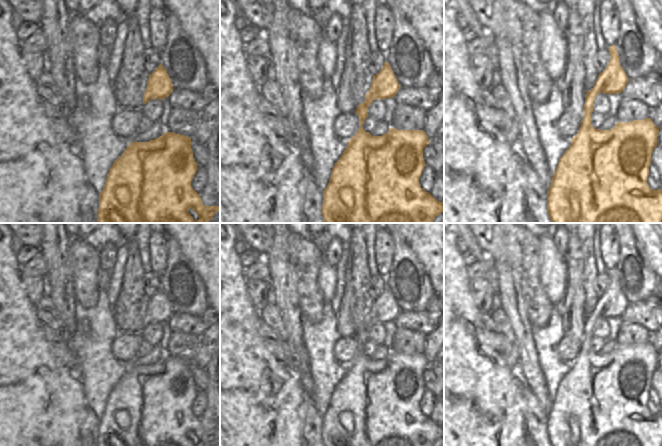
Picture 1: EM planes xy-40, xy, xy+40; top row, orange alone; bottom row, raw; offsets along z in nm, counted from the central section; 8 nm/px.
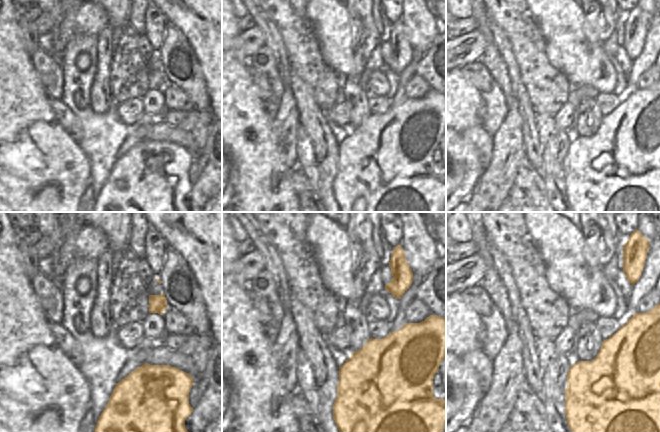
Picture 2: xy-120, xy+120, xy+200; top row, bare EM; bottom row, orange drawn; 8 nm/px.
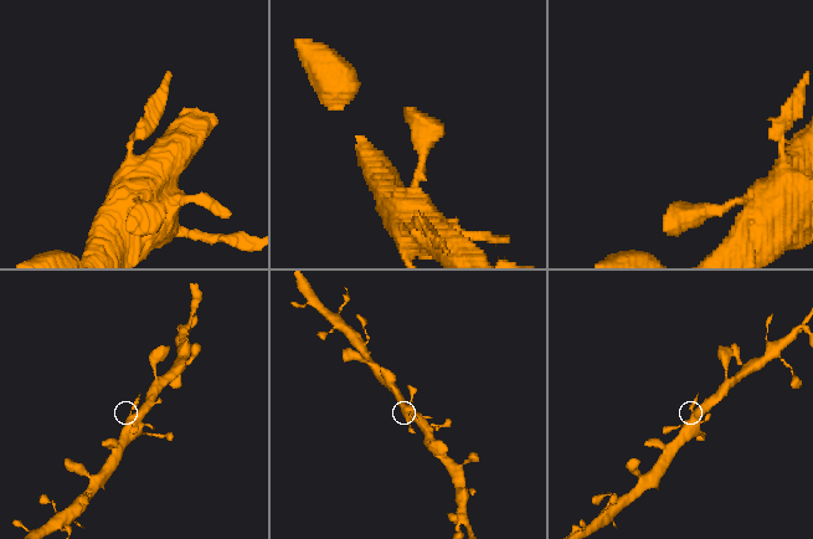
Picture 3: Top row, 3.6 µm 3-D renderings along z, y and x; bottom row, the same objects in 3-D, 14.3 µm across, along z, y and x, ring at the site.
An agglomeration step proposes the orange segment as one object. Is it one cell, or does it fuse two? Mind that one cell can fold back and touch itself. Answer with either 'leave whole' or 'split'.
leave whole

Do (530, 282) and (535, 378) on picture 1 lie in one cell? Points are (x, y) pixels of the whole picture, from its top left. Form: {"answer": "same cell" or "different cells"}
{"answer": "different cells"}

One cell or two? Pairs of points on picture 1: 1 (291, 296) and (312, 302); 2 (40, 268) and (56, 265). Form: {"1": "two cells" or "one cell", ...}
{"1": "two cells", "2": "two cells"}

